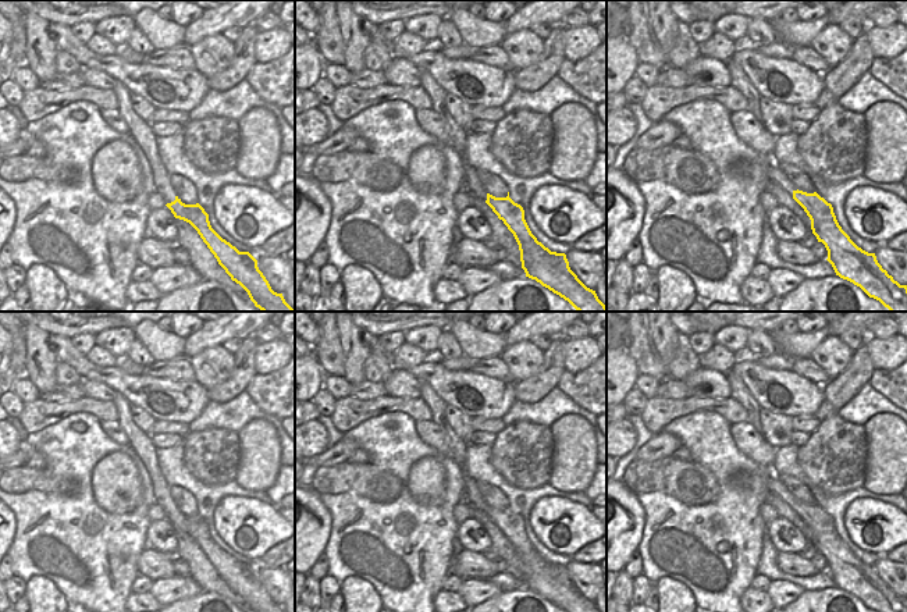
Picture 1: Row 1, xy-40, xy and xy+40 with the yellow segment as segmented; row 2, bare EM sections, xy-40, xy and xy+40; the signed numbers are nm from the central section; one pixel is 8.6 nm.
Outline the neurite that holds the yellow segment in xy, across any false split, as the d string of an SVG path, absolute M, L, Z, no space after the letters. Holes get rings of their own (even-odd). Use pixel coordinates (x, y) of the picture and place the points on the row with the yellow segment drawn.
M487 193L485 203L513 234L526 277L568 300L577 312L607 312L595 291L587 288L570 270L565 253L551 252L531 234L520 204L509 198Z

